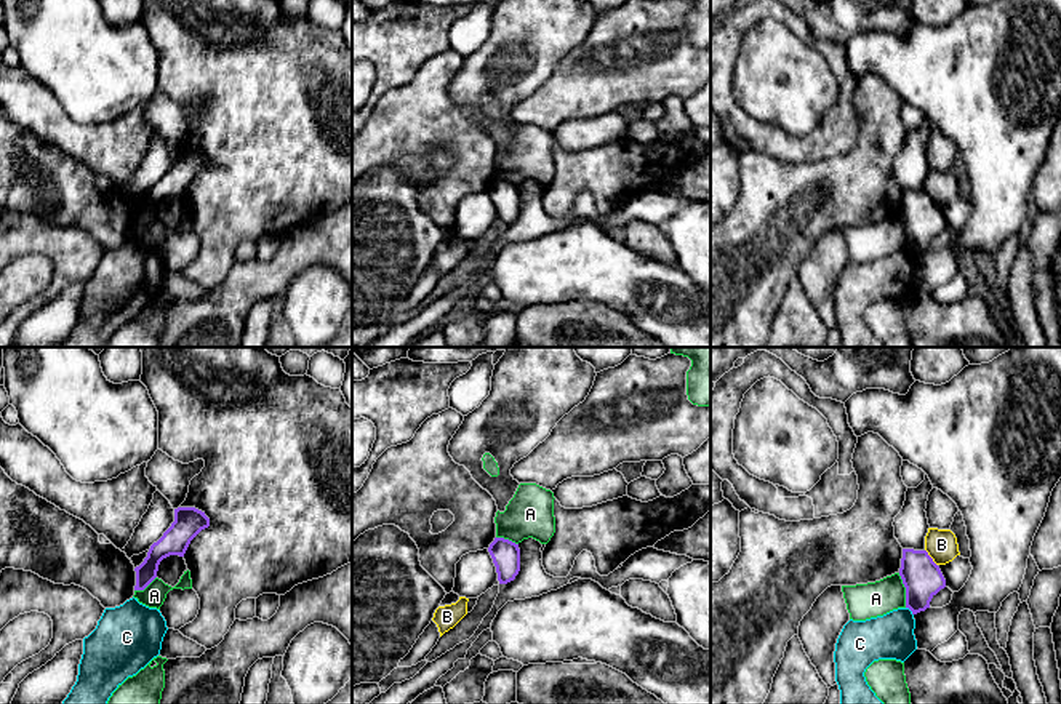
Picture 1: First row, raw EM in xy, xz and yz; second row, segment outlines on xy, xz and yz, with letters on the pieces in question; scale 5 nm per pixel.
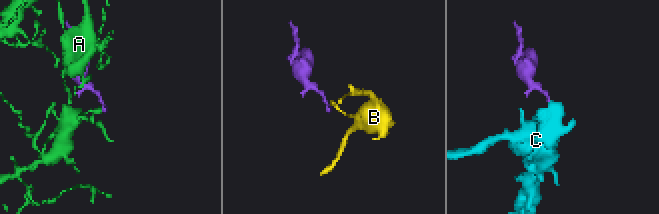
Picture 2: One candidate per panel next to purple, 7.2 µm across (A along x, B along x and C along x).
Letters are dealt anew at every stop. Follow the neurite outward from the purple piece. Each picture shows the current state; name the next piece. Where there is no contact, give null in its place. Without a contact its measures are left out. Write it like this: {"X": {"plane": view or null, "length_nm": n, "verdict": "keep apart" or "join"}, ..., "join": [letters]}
{"A": {"plane": "yz", "length_nm": 180, "verdict": "keep apart"}, "B": {"plane": "yz", "length_nm": 110, "verdict": "keep apart"}, "C": {"plane": "yz", "length_nm": 60, "verdict": "keep apart"}, "join": []}

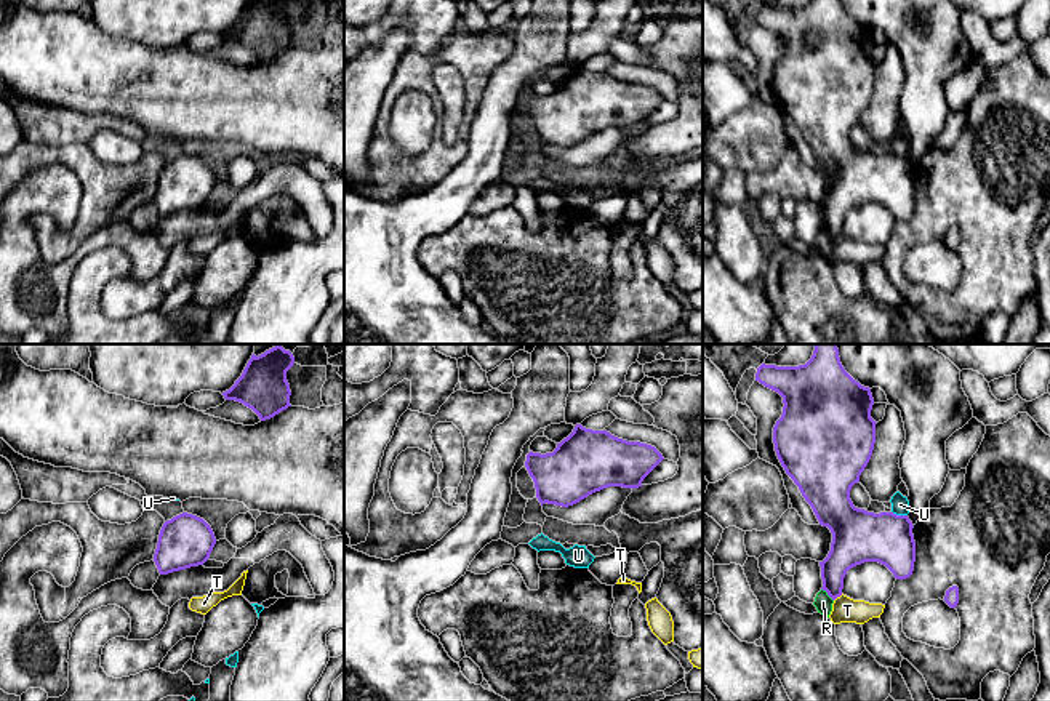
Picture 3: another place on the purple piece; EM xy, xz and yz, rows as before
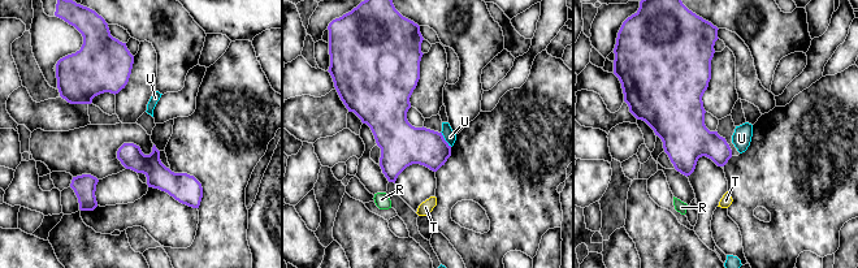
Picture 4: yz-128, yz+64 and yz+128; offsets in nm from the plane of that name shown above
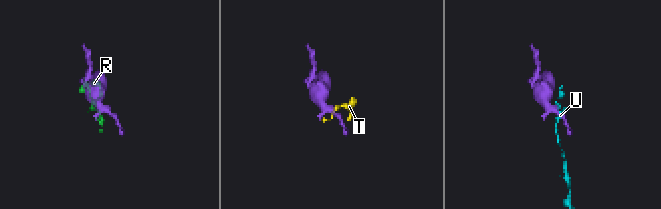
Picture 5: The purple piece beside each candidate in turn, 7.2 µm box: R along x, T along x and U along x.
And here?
{"R": {"plane": "yz", "length_nm": 90, "verdict": "keep apart"}, "T": {"plane": "yz", "length_nm": 60, "verdict": "keep apart"}, "U": {"plane": "yz", "length_nm": 80, "verdict": "keep apart"}, "join": []}

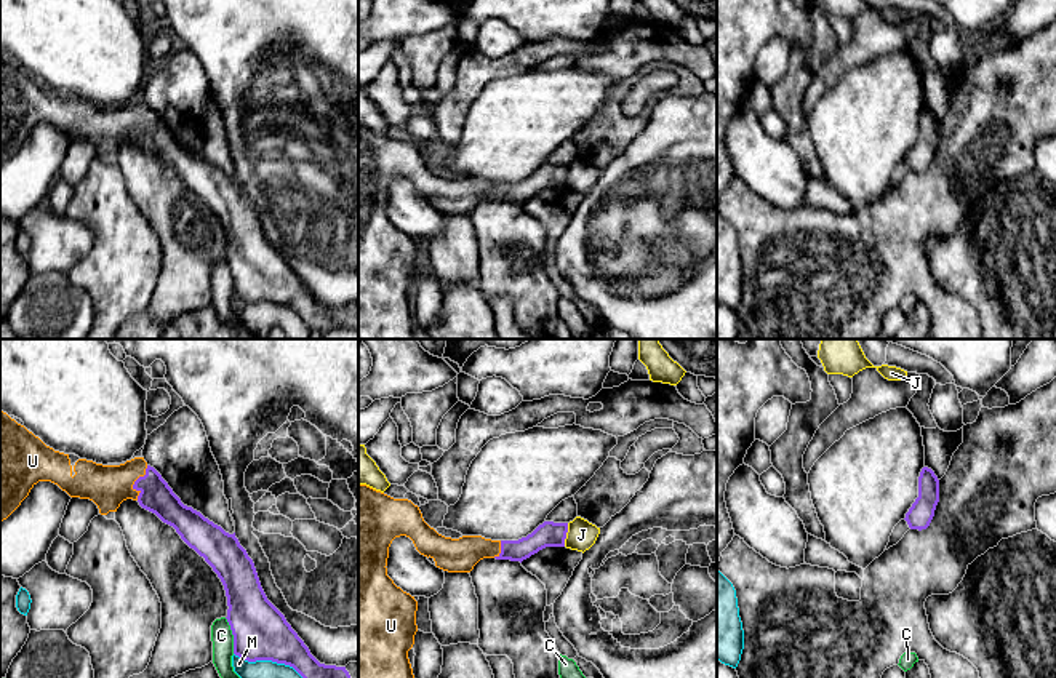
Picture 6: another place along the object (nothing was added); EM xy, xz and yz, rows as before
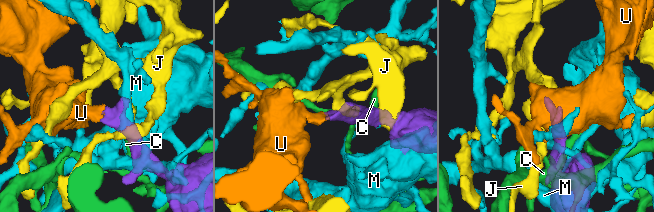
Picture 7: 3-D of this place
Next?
{"C": {"plane": "xy", "length_nm": 190, "verdict": "keep apart"}, "J": {"plane": "xz", "length_nm": 120, "verdict": "keep apart"}, "M": {"plane": "xy", "length_nm": 380, "verdict": "keep apart"}, "U": {"plane": "xy", "length_nm": 190, "verdict": "join"}, "join": ["U"]}

